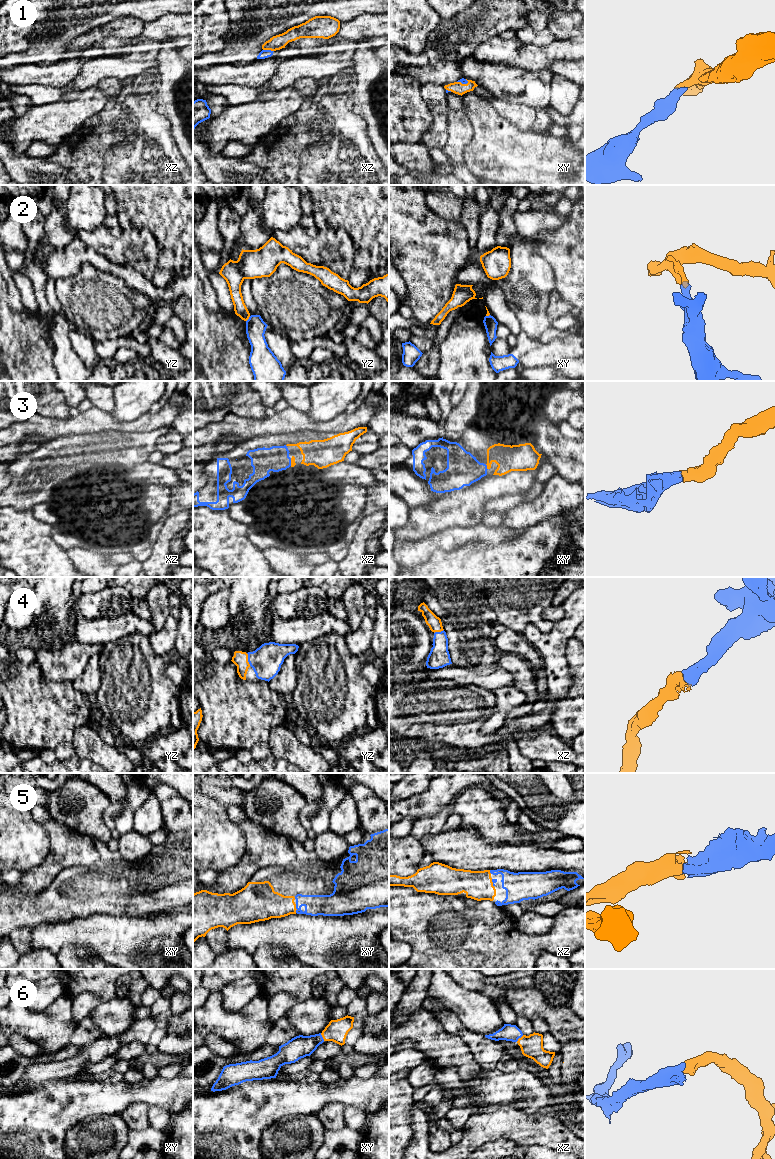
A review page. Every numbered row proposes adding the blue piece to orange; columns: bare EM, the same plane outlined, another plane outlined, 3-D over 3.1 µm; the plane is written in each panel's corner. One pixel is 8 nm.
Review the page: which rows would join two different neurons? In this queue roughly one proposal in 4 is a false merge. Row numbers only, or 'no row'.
2

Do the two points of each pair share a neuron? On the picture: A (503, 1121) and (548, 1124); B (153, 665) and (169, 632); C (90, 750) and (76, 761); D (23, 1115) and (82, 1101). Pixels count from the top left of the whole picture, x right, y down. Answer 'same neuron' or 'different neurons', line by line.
A: same neuron
B: different neurons
C: different neurons
D: same neuron

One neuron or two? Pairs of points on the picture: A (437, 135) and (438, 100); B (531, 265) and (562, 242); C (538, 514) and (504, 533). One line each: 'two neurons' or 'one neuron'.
A: one neuron
B: two neurons
C: two neurons

